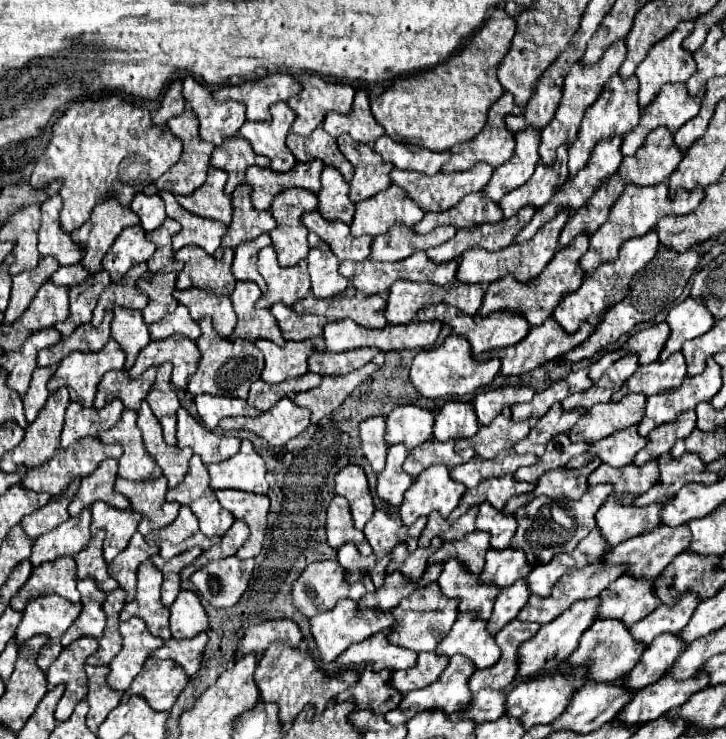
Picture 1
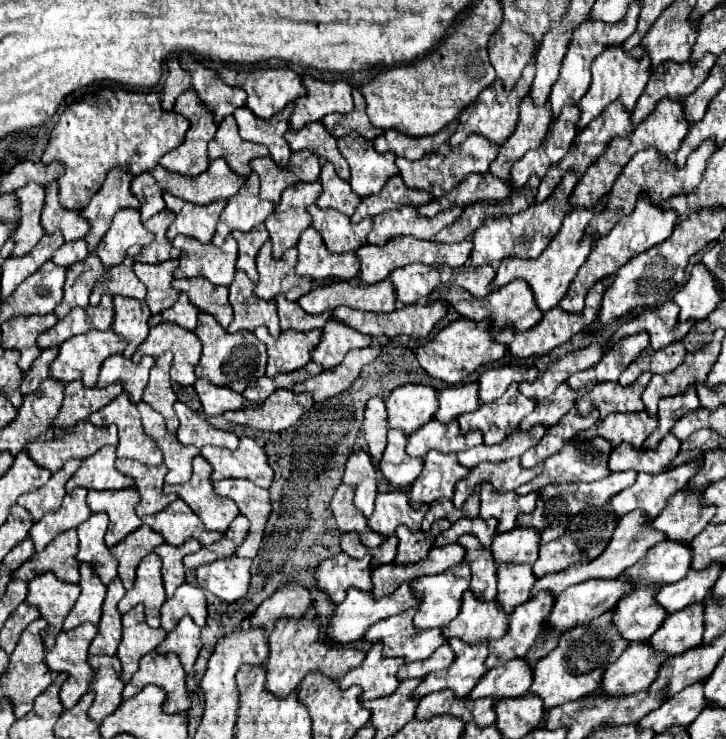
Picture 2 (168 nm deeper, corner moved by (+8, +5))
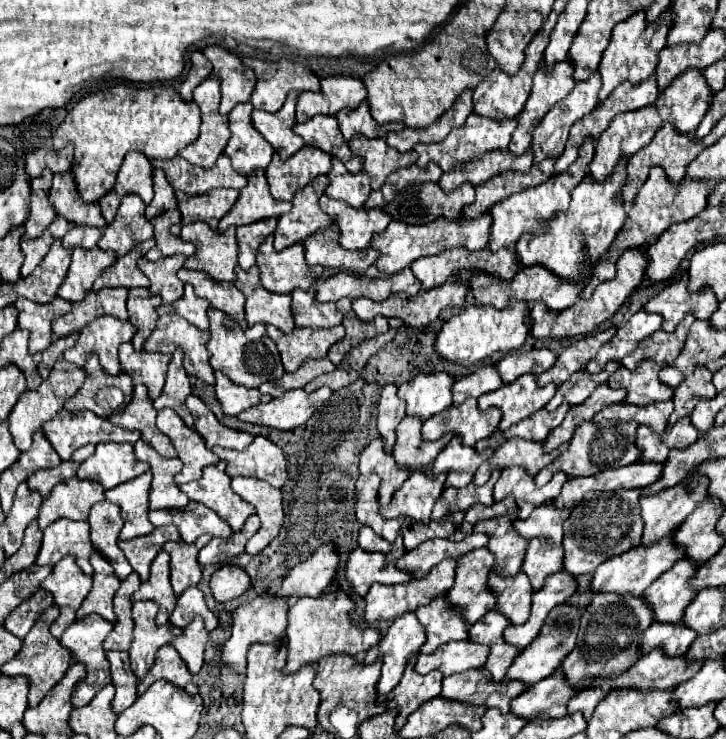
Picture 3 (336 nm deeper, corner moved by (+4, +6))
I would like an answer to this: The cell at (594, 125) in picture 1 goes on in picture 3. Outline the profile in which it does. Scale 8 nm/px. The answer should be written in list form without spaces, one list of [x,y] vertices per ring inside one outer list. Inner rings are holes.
[[[668,8],[664,10],[664,14],[660,14],[660,18],[656,22],[646,22],[646,12],[640,10],[614,28],[612,40],[610,40],[608,48],[604,50],[602,62],[598,66],[598,72],[602,76],[600,102],[604,102],[618,84],[630,80],[636,86],[652,76],[652,72],[656,70],[656,64],[658,64],[658,52],[666,46],[668,22],[672,22],[672,10],[668,10]]]

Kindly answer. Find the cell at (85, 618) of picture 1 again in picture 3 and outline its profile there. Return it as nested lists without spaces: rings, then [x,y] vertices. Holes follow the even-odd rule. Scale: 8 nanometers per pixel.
[[[94,550],[92,558],[90,558],[92,566],[94,566],[94,586],[90,590],[90,594],[86,596],[86,600],[82,602],[82,606],[78,608],[76,618],[84,618],[88,614],[100,614],[102,618],[106,618],[108,622],[116,622],[116,614],[112,610],[112,598],[116,594],[116,590],[120,588],[120,580],[116,578],[110,562]]]

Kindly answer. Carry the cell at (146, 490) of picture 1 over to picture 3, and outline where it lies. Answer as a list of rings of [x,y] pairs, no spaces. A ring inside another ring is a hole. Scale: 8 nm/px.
[[[138,440],[134,444],[134,452],[138,460],[150,464],[150,470],[154,474],[152,490],[150,490],[150,510],[184,508],[190,500],[174,482],[174,476],[182,470],[182,462],[178,458],[162,458],[144,440]]]

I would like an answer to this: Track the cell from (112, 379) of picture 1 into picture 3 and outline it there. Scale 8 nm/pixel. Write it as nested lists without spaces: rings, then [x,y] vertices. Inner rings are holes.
[[[130,342],[120,346],[122,372],[130,374],[134,378],[134,384],[148,386],[152,400],[158,398],[164,388],[170,360],[172,360],[170,354],[152,354],[146,350],[134,350]]]

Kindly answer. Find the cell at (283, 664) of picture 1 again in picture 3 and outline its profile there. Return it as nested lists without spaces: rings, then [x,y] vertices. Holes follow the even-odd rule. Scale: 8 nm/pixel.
[[[328,590],[318,598],[298,598],[288,610],[288,664],[284,672],[296,672],[304,664],[314,664],[328,654],[362,656],[362,652],[376,646],[382,638],[380,632],[352,624],[350,610],[354,608],[354,600],[344,590]]]

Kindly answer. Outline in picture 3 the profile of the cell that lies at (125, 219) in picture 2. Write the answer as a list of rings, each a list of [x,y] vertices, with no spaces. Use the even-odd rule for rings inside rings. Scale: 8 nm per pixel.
[[[126,194],[112,224],[104,228],[98,246],[102,250],[112,250],[120,258],[126,252],[130,252],[136,244],[152,238],[152,234],[152,224],[144,218],[142,198],[138,194]]]

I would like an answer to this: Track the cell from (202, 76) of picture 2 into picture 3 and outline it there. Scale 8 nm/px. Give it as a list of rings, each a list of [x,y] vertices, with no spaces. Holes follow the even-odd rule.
[[[220,44],[206,46],[202,52],[214,66],[212,74],[222,82],[220,114],[228,114],[236,104],[248,102],[256,84],[254,70],[248,68],[240,56],[232,54]]]

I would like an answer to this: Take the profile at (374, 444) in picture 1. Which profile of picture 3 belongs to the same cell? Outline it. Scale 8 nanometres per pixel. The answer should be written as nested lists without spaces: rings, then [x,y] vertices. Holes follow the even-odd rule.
[[[386,384],[382,390],[382,398],[378,404],[378,432],[386,442],[386,452],[392,452],[392,446],[396,442],[396,426],[406,416],[404,400],[398,398],[394,384]]]

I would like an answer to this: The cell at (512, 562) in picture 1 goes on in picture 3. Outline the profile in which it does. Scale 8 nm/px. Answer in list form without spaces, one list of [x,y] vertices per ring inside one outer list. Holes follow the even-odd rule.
[[[554,500],[540,504],[526,520],[518,520],[514,528],[526,540],[550,538],[556,546],[562,544],[562,524],[570,516],[570,508],[556,508]]]

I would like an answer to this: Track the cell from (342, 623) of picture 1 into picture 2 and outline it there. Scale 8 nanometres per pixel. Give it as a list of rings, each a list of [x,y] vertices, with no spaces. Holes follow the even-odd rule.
[[[404,583],[400,585],[392,595],[384,595],[380,599],[372,599],[370,593],[364,593],[364,591],[358,591],[358,589],[348,589],[344,601],[336,607],[336,613],[332,615],[330,623],[328,623],[328,629],[326,629],[326,641],[328,643],[352,643],[352,641],[358,641],[372,623],[380,621],[380,619],[386,619],[386,617],[392,617],[392,615],[398,615],[400,611],[406,611],[410,607],[416,607],[418,601],[412,597],[410,593],[410,585]]]

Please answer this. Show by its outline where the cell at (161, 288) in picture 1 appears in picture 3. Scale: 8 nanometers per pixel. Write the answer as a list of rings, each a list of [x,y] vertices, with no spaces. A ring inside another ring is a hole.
[[[166,256],[156,262],[150,262],[146,258],[140,258],[138,268],[144,270],[144,274],[150,278],[150,292],[162,298],[162,304],[172,304],[184,294],[184,282],[176,276],[176,272],[182,268],[186,256]]]

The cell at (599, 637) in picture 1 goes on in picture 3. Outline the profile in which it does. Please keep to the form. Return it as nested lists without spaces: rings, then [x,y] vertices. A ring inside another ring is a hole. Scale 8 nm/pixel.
[[[682,558],[646,588],[644,596],[652,604],[658,622],[676,624],[682,618],[684,606],[688,606],[692,598],[696,598],[696,594],[688,590],[688,578],[692,578],[696,568],[698,566],[692,566],[688,558]]]

